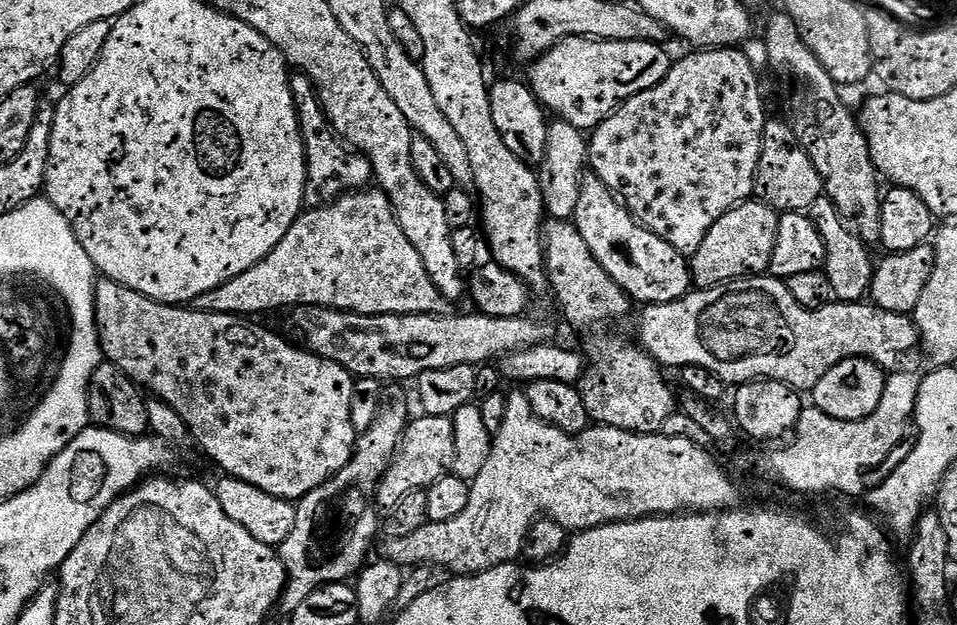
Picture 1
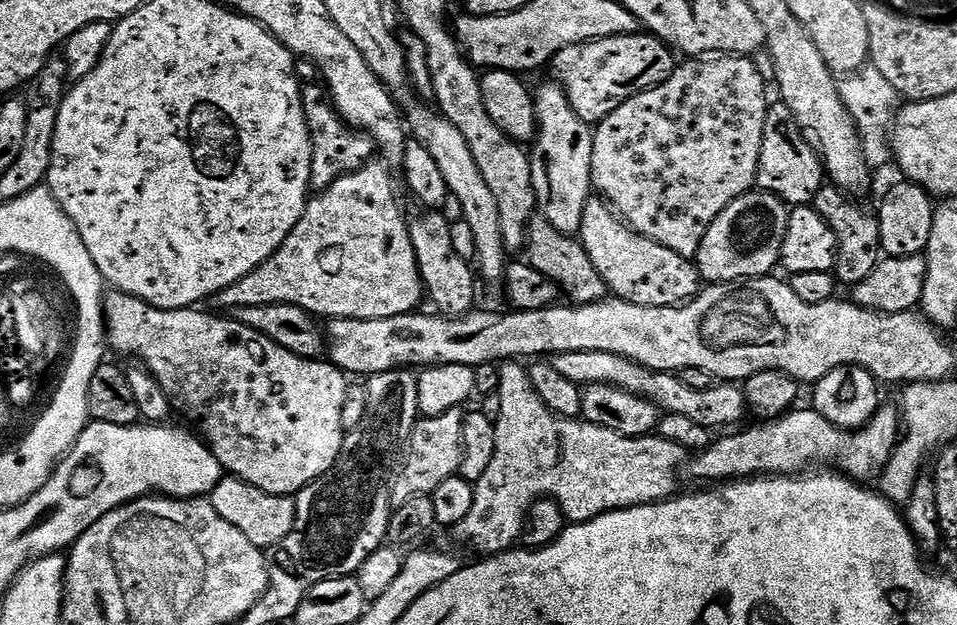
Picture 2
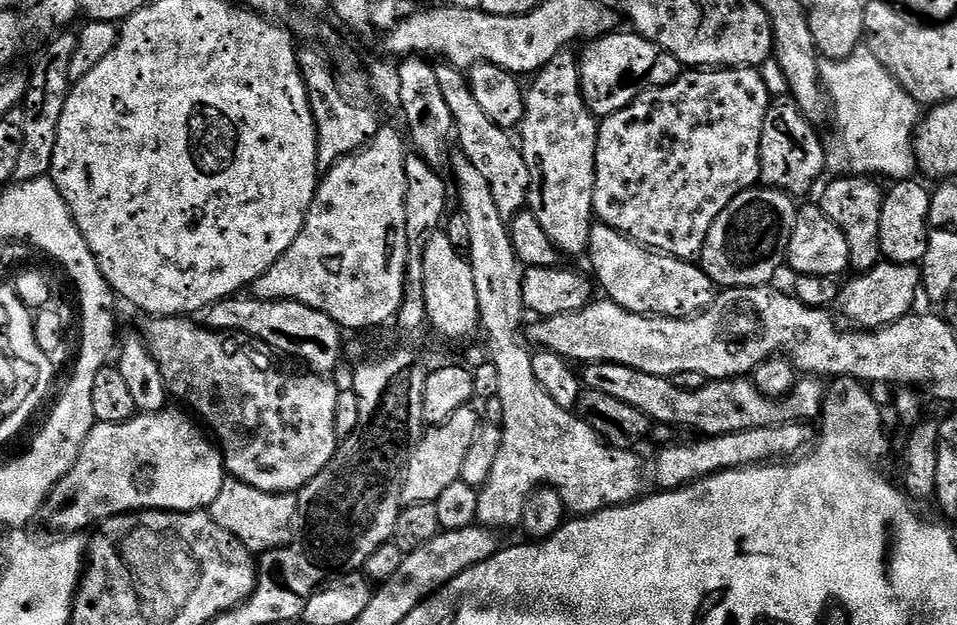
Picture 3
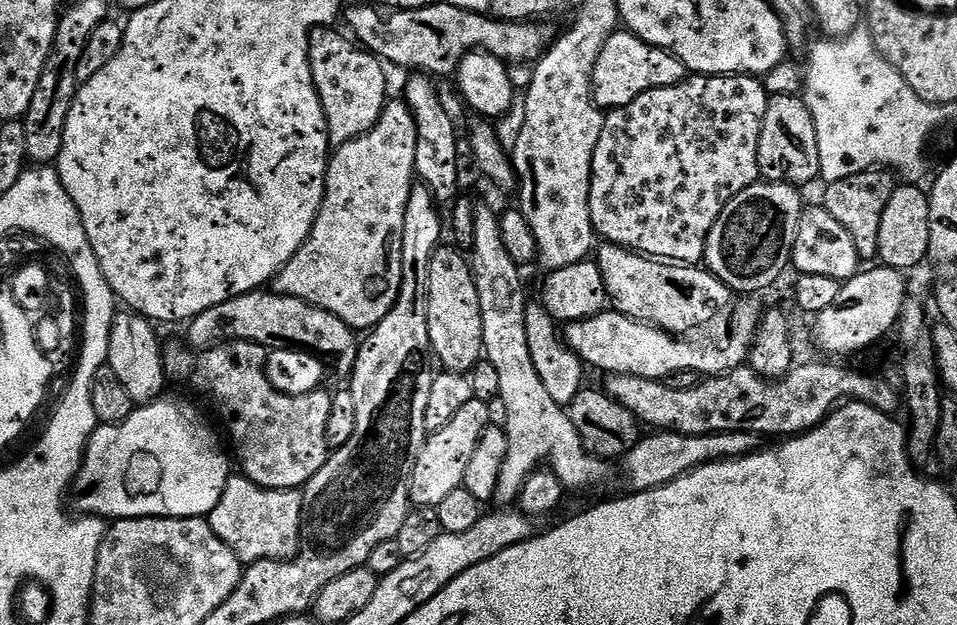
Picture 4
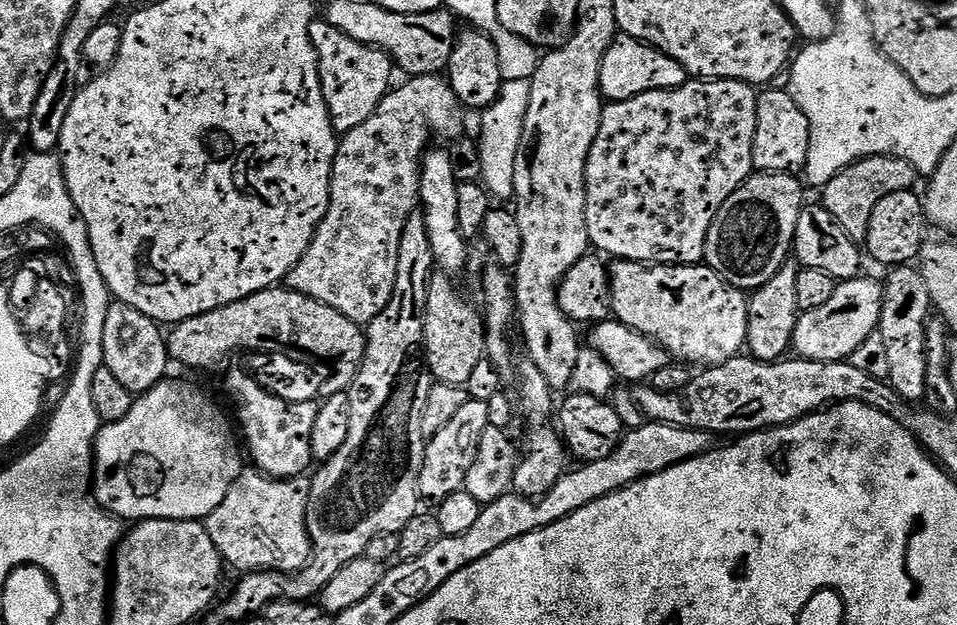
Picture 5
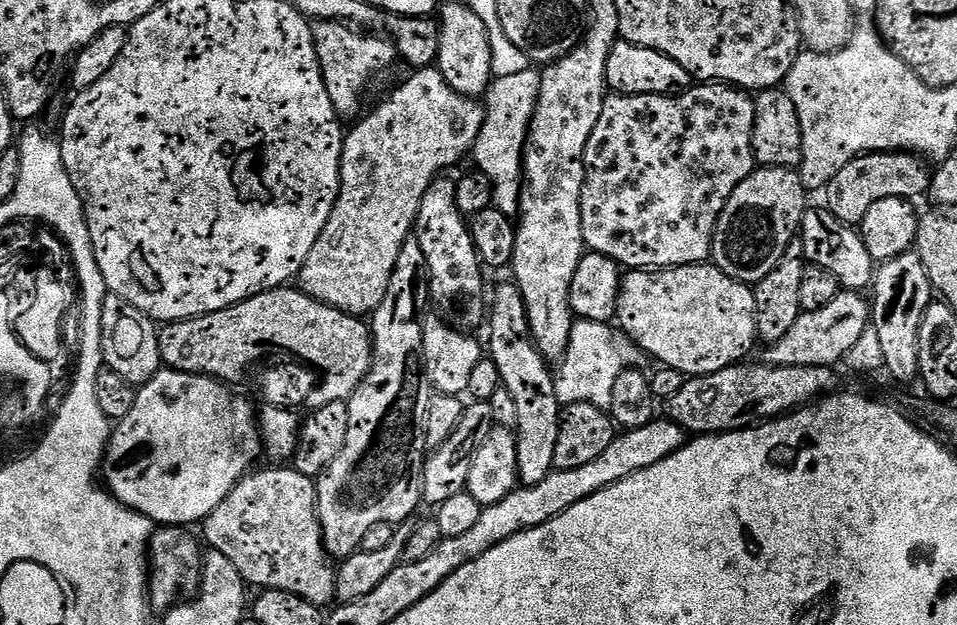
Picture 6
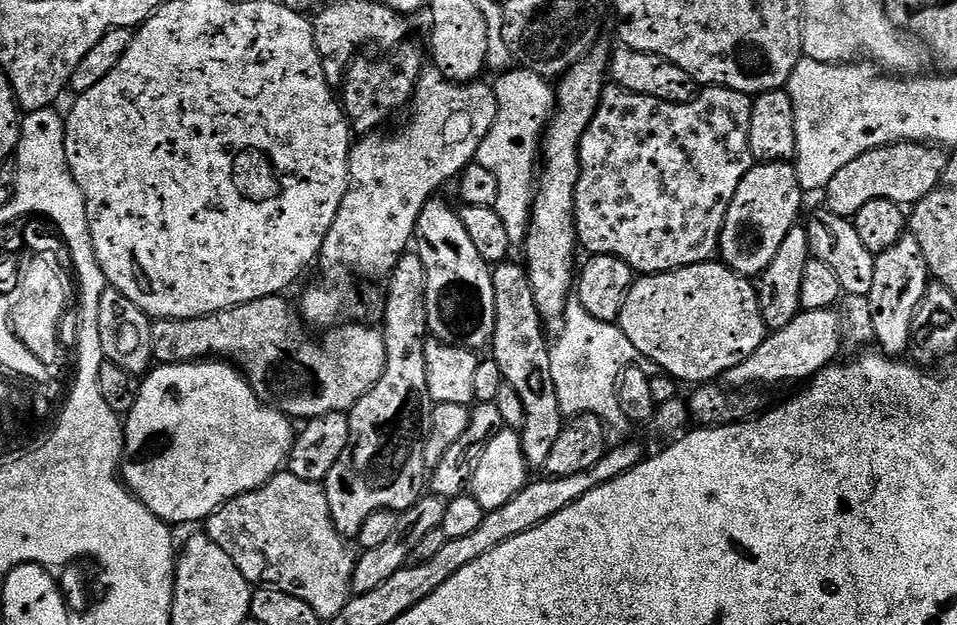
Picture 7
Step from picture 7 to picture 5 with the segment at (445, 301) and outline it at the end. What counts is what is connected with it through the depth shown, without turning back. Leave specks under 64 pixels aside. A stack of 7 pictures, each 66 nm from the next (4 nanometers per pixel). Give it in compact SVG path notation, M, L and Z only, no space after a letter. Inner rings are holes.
M431 147L421 157L419 207L424 213L426 234L430 234L433 261L444 274L457 274L468 264L469 241L458 226L458 186L456 166L451 154L444 148Z

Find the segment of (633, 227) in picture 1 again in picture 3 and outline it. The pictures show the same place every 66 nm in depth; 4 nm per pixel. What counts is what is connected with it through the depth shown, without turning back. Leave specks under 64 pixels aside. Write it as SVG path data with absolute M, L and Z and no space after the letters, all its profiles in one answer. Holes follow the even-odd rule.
M599 222L593 223L590 230L590 242L586 259L592 263L590 269L595 283L598 285L607 299L613 300L618 306L630 310L634 314L643 316L673 316L683 320L686 316L698 316L705 308L709 308L717 295L717 285L712 283L699 263L679 260L676 256L666 256L662 252L645 248L643 244L637 244L628 236L623 236L618 230Z

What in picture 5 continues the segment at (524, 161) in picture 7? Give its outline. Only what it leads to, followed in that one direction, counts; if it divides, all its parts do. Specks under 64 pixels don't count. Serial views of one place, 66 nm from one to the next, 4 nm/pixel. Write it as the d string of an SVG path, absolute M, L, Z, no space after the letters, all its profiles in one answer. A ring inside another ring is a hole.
M505 80L500 94L489 108L483 109L480 120L480 176L485 188L497 201L508 202L514 197L514 162L522 142L522 126L526 122L526 106L530 106L531 80Z

